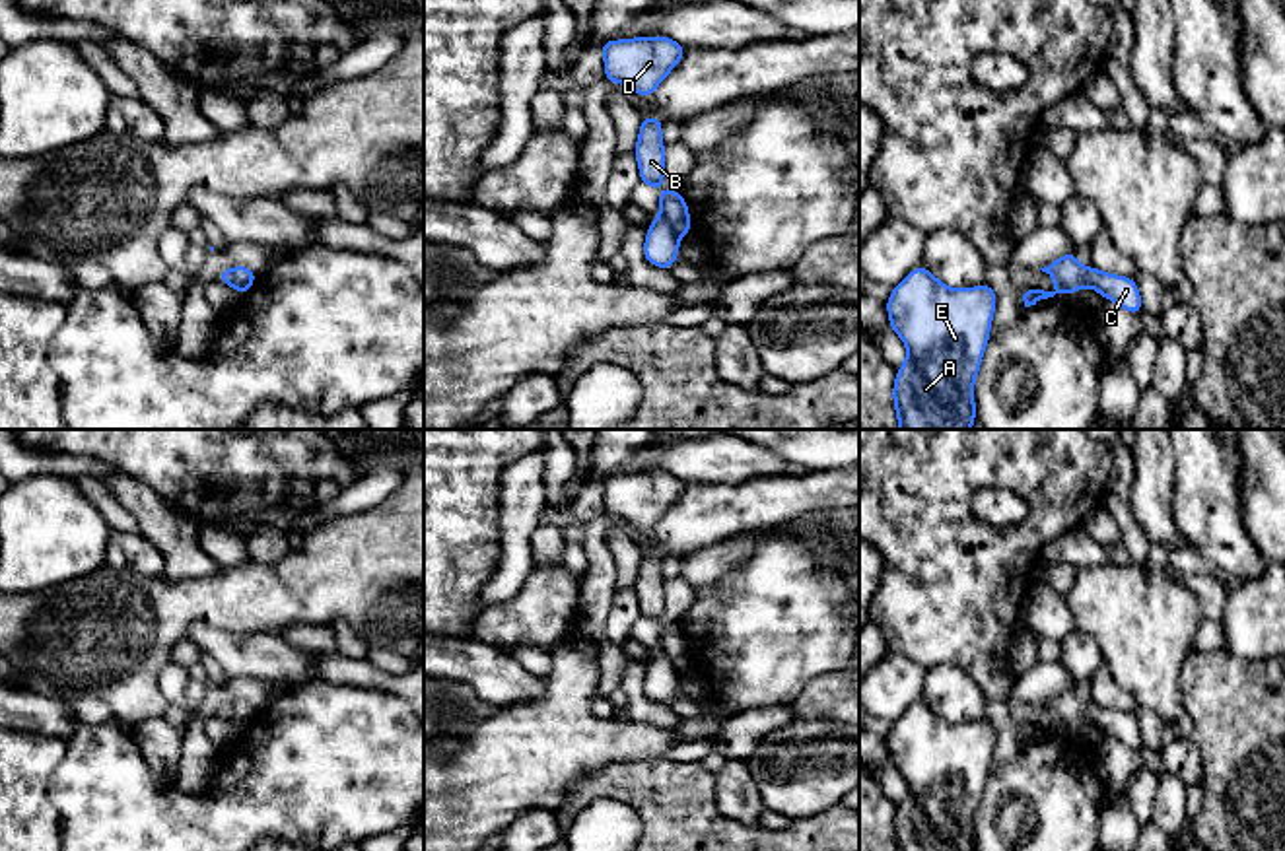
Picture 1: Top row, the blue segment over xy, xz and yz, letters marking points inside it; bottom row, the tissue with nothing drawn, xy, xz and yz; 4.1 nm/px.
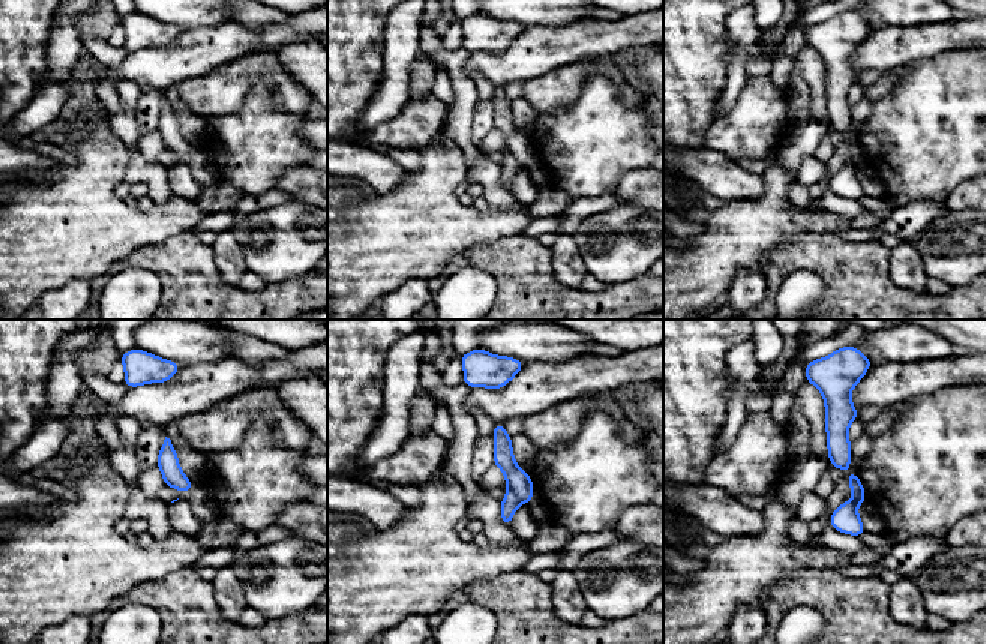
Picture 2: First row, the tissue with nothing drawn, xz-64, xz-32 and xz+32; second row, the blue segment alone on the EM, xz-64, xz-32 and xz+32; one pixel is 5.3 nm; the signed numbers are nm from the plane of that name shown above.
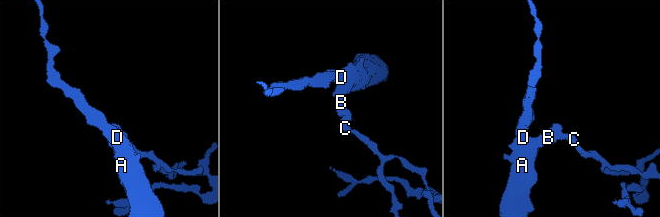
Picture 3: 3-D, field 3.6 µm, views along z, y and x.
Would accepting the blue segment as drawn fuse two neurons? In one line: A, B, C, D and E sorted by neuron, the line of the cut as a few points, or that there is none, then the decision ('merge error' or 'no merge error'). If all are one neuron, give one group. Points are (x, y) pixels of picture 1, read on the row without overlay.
groups A B D E / C; cut xz (663, 649), (679, 671); merge error

